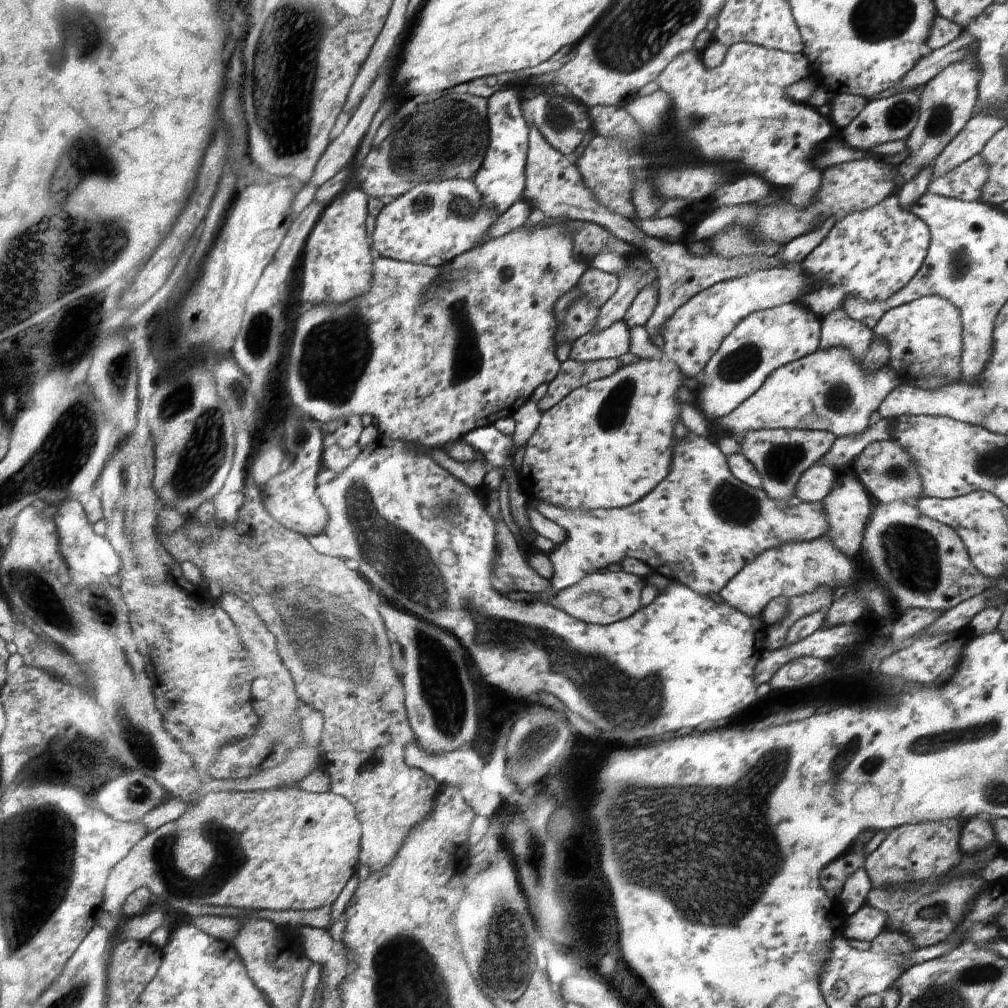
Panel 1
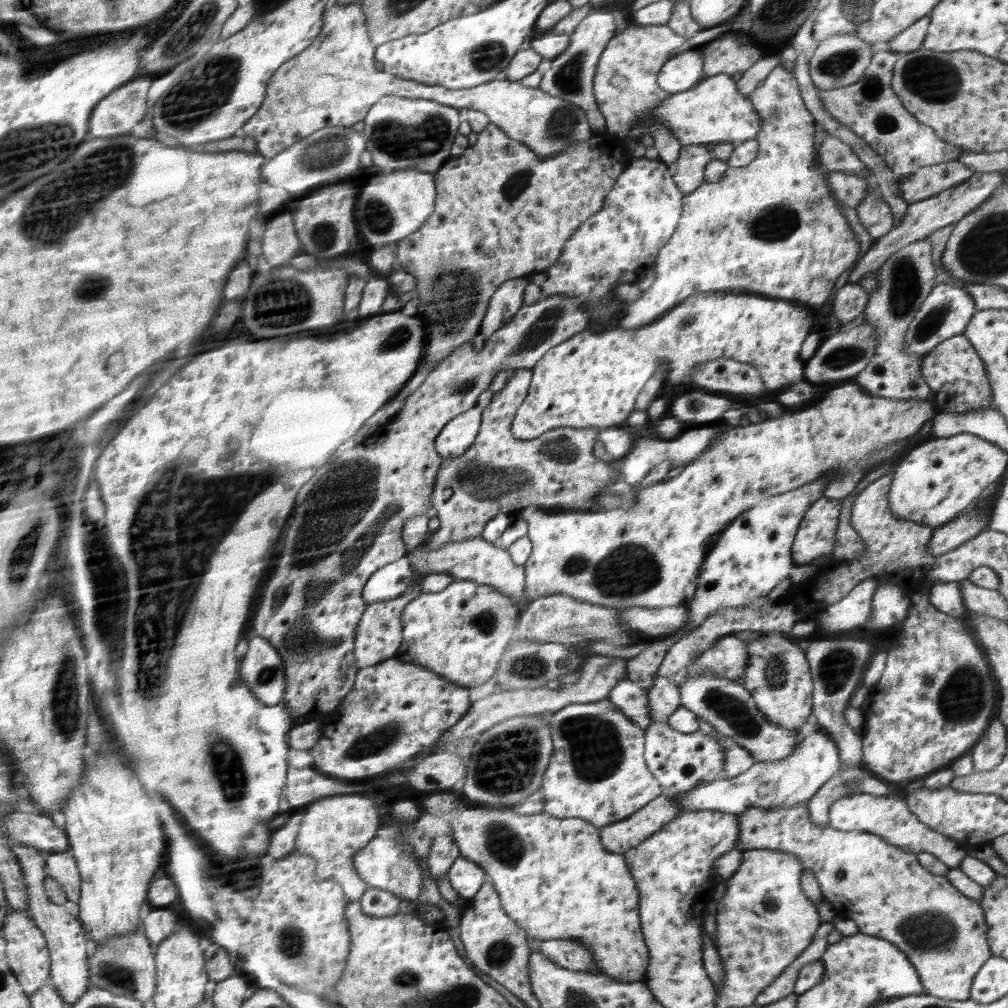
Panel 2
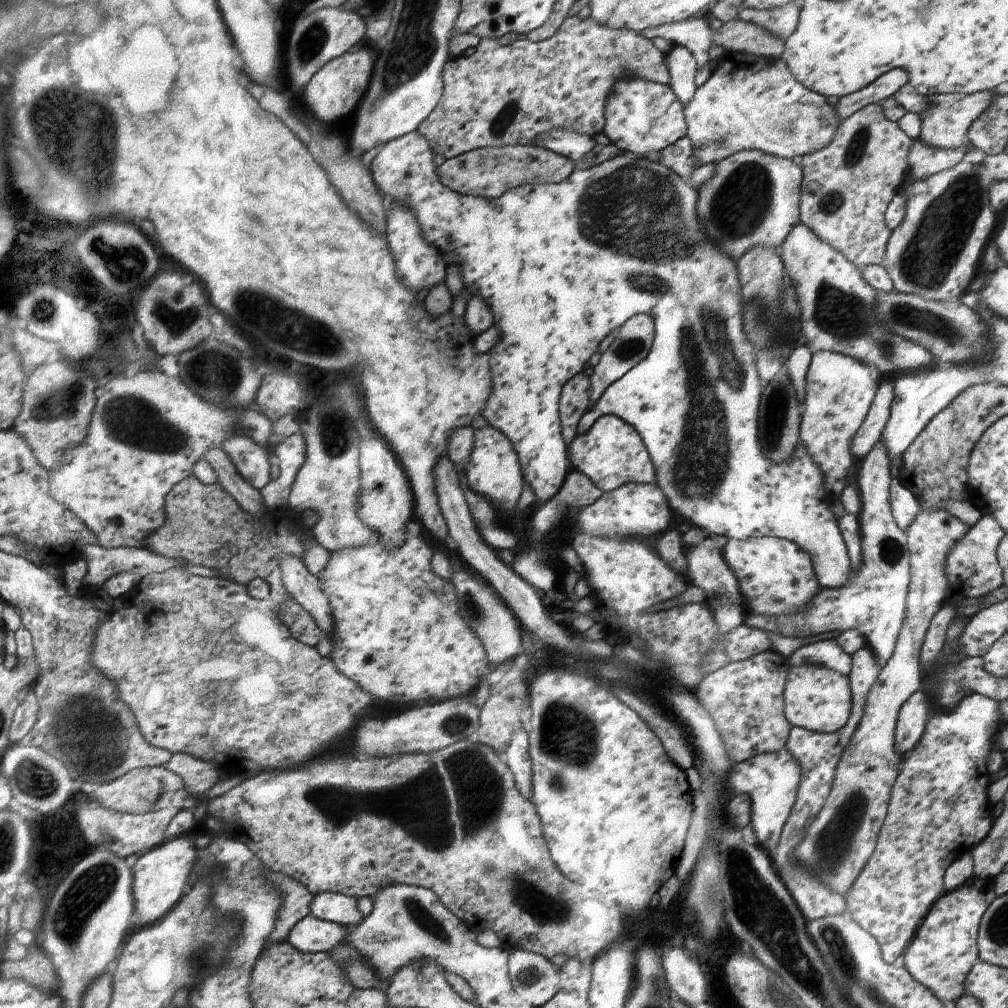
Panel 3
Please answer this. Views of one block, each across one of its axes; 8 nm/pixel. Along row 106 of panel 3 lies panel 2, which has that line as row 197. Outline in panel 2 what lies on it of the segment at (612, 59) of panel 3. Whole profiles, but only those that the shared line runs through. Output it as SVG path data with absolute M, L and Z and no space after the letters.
M489 123L484 130L478 133L474 146L469 146L468 149L462 152L462 155L451 158L440 169L435 171L437 200L433 214L420 229L396 243L396 261L399 263L399 268L416 278L414 293L416 293L415 298L419 300L416 314L425 322L425 330L428 330L428 346L426 346L422 364L435 366L435 364L439 364L445 358L448 358L456 349L461 348L462 345L472 342L474 336L480 332L481 325L484 324L489 302L502 284L520 277L531 277L535 272L544 271L557 261L566 242L571 239L585 221L588 221L590 217L593 217L602 208L609 192L616 184L617 178L621 176L624 170L630 166L630 162L634 160L630 151L626 150L625 144L623 147L622 141L622 138L608 134L606 131L602 134L594 134L589 140L584 142L574 143L569 149L565 149L555 157L542 158L537 152L534 152L533 148L526 147L525 143L510 138L499 126Z

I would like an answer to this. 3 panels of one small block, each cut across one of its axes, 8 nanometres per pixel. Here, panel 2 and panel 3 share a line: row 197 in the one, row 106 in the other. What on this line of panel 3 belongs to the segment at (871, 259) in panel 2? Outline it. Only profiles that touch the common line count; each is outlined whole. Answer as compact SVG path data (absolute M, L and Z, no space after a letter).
M997 90L982 91L976 94L962 95L954 93L930 94L930 103L928 111L920 114L922 120L922 133L920 140L928 146L938 146L944 150L956 150L967 141L969 127L972 126L974 120L981 116L986 108L992 104Z

